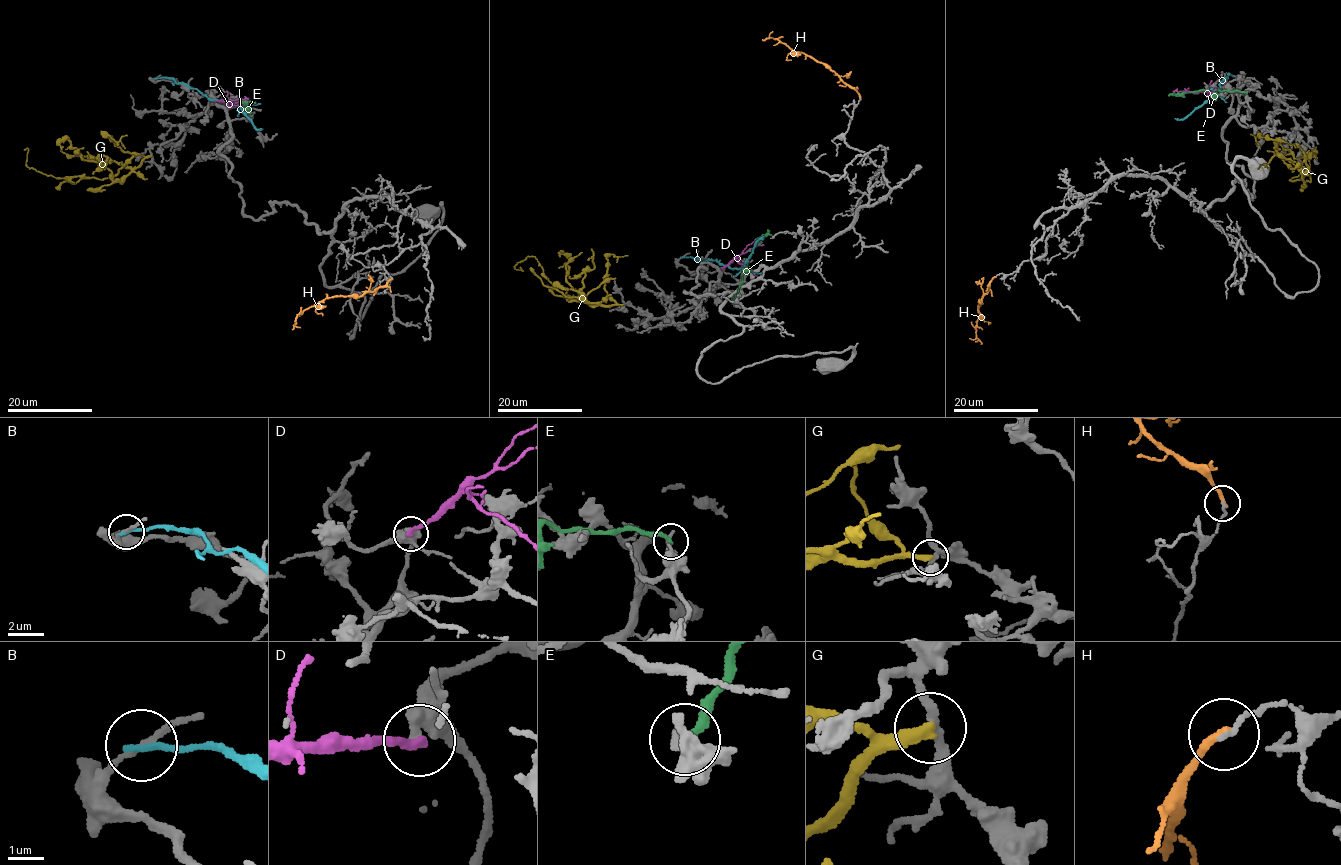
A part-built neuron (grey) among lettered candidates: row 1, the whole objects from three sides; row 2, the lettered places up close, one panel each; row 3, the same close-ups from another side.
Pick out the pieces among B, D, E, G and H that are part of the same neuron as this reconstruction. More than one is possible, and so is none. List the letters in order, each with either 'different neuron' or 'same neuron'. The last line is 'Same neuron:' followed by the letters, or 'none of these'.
B: different neuron
D: different neuron
E: different neuron
G: different neuron
H: different neuron
Same neuron: none of these

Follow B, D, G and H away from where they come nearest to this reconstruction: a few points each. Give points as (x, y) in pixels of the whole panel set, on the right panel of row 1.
B: (1232, 76), (1228, 73), (1227, 78), (1224, 77), (1219, 84), (1220, 90), (1184, 117), (1174, 119)
D: (1225, 90), (1172, 91)
G: (1296, 144), (1306, 160), (1307, 171), (1312, 173), (1300, 179), (1289, 180), (1308, 170), (1307, 155)
H: (994, 277), (979, 304), (976, 330), (978, 340), (976, 342)

